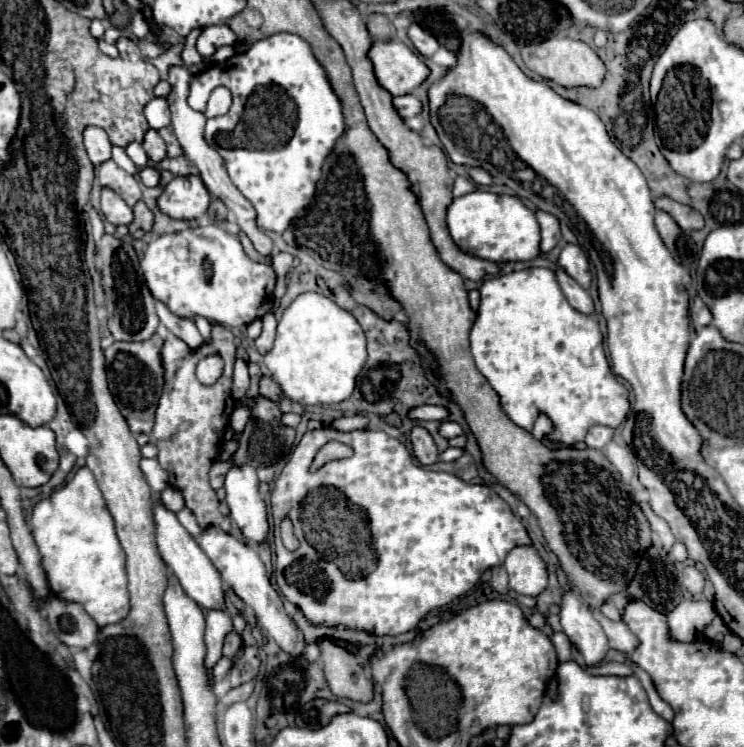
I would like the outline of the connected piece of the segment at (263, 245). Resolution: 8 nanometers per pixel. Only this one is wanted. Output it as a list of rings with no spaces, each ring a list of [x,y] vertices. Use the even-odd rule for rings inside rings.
[[[170,66],[170,68],[168,68],[168,82],[170,82],[172,90],[170,90],[170,94],[168,94],[166,100],[168,100],[168,108],[170,108],[170,116],[172,116],[174,134],[176,134],[178,142],[180,142],[184,154],[196,164],[196,168],[198,168],[198,172],[200,172],[200,176],[202,176],[206,188],[210,190],[212,198],[220,198],[220,200],[228,206],[228,210],[232,212],[232,216],[236,218],[240,230],[252,240],[254,248],[256,248],[262,256],[270,256],[274,244],[272,244],[272,240],[266,236],[266,232],[260,230],[260,228],[256,226],[256,212],[254,212],[254,206],[252,206],[252,204],[238,192],[238,188],[230,182],[222,156],[220,156],[212,146],[208,146],[206,140],[204,140],[204,124],[206,124],[206,116],[200,114],[200,112],[194,112],[194,110],[186,104],[186,96],[188,96],[190,80],[192,80],[192,72],[190,72],[190,70],[184,70],[184,66]]]

